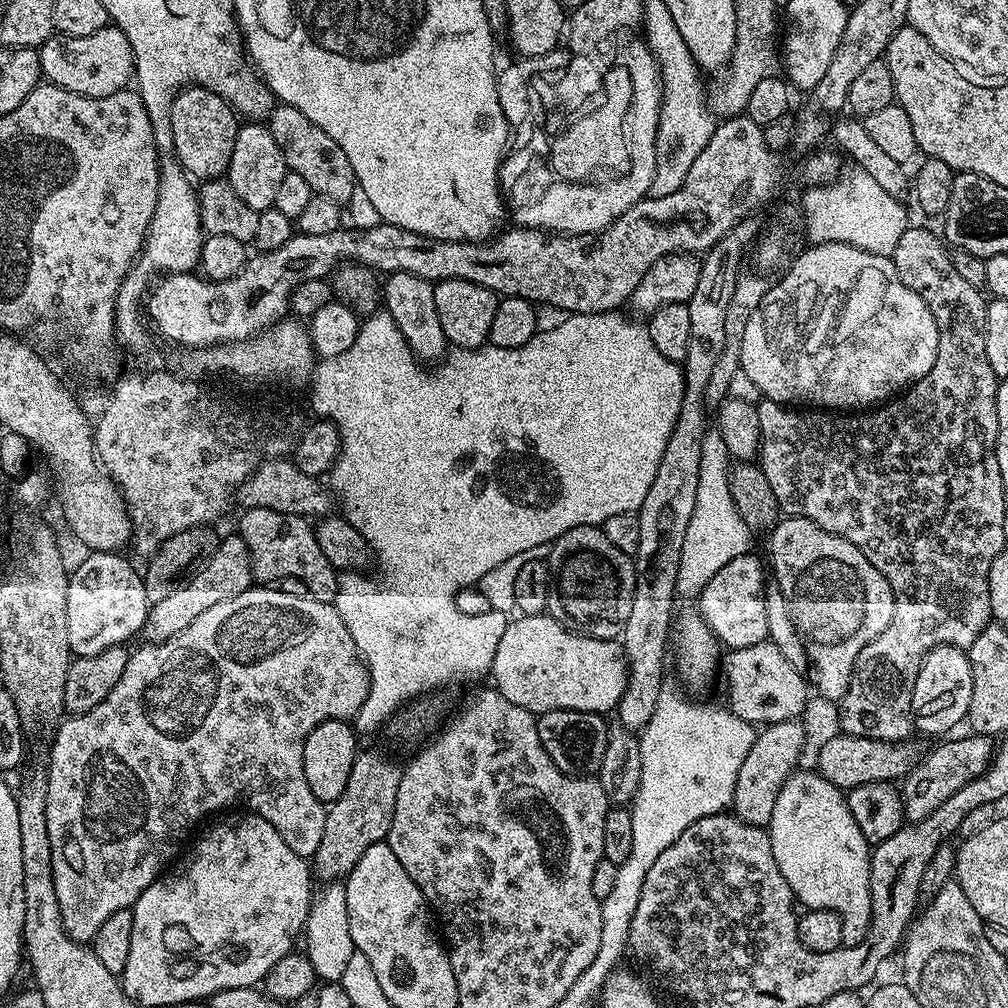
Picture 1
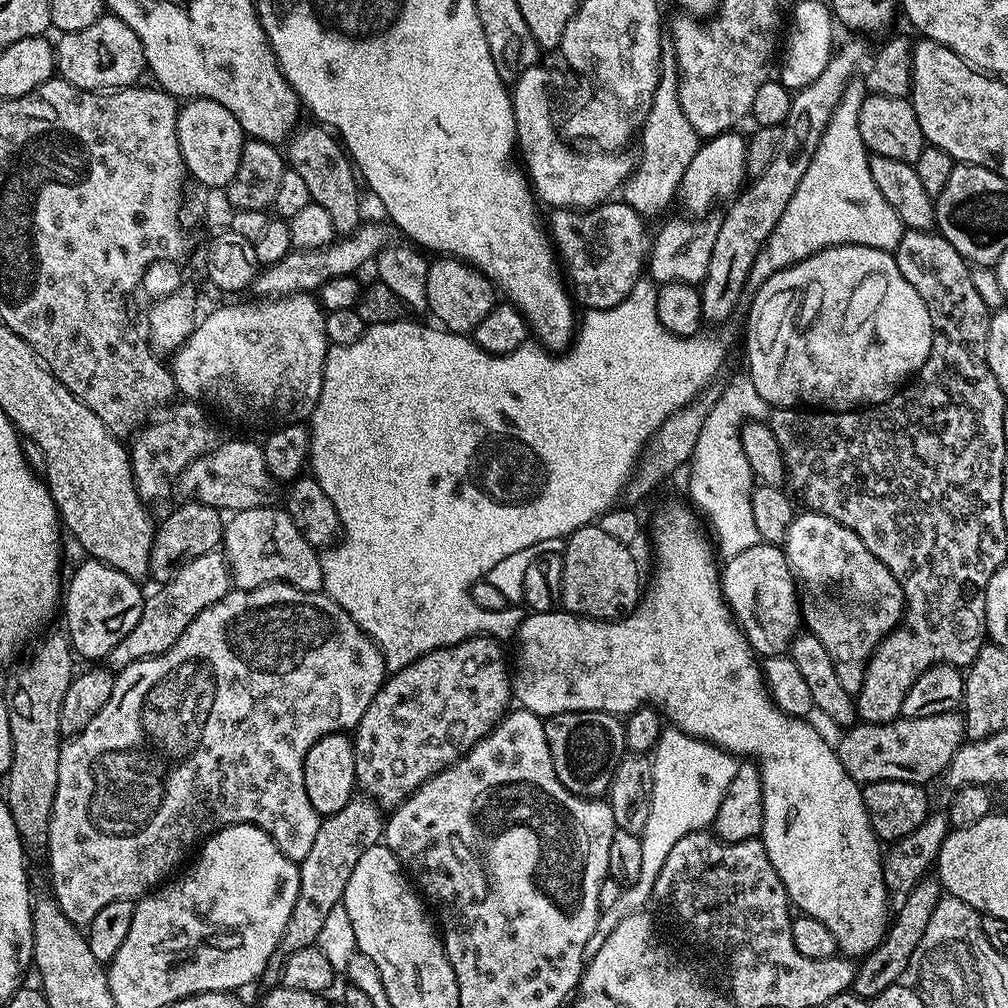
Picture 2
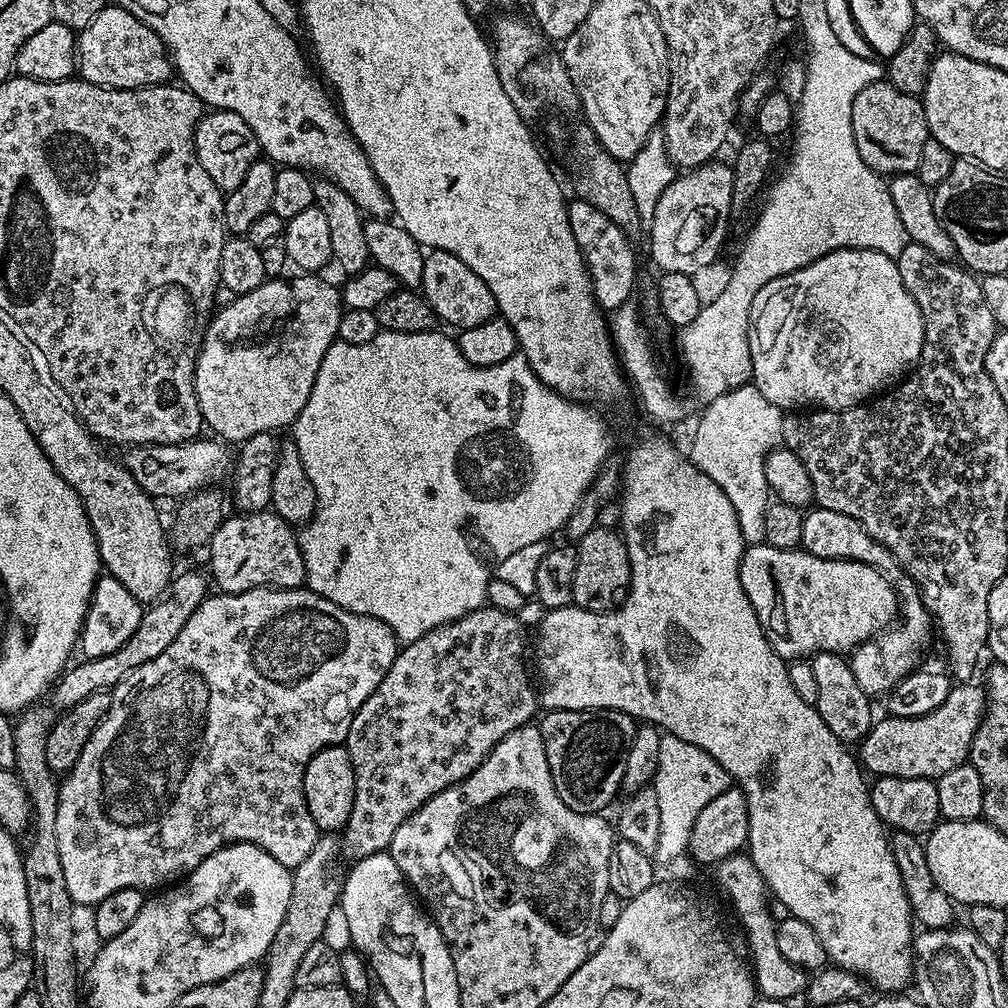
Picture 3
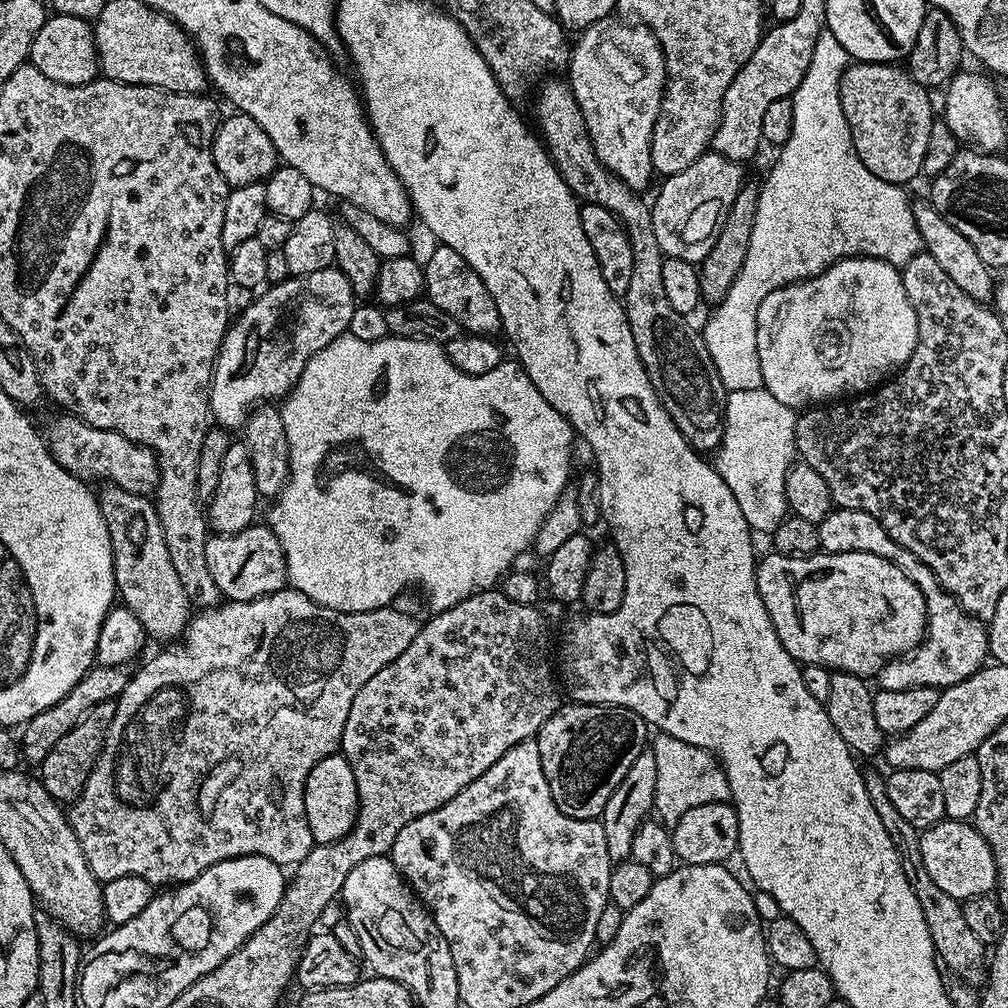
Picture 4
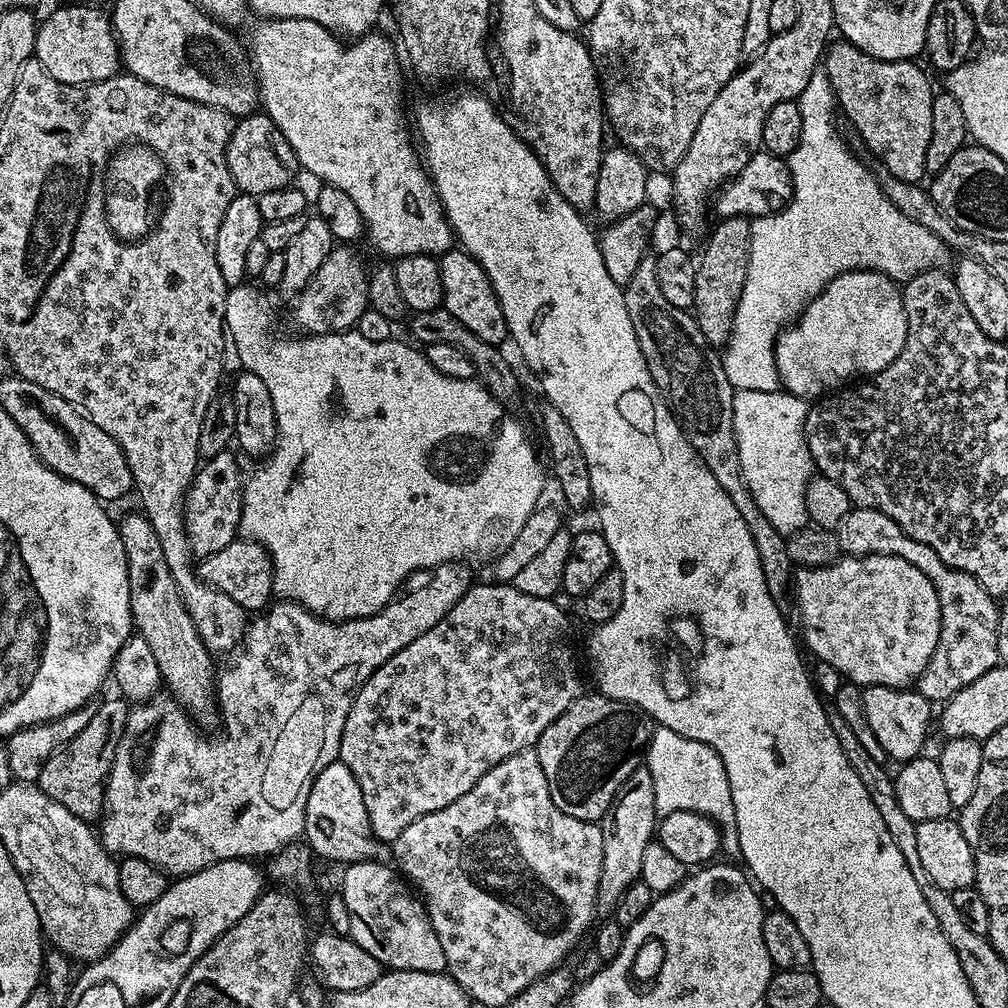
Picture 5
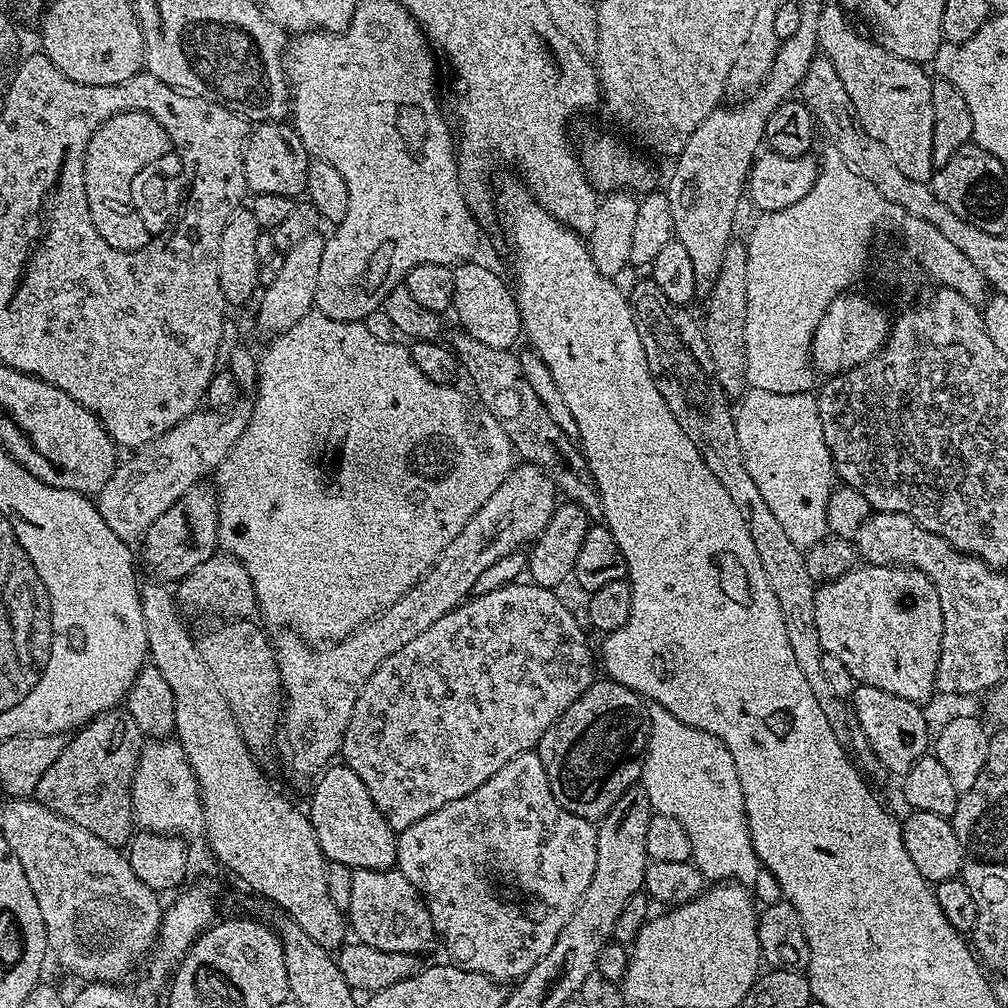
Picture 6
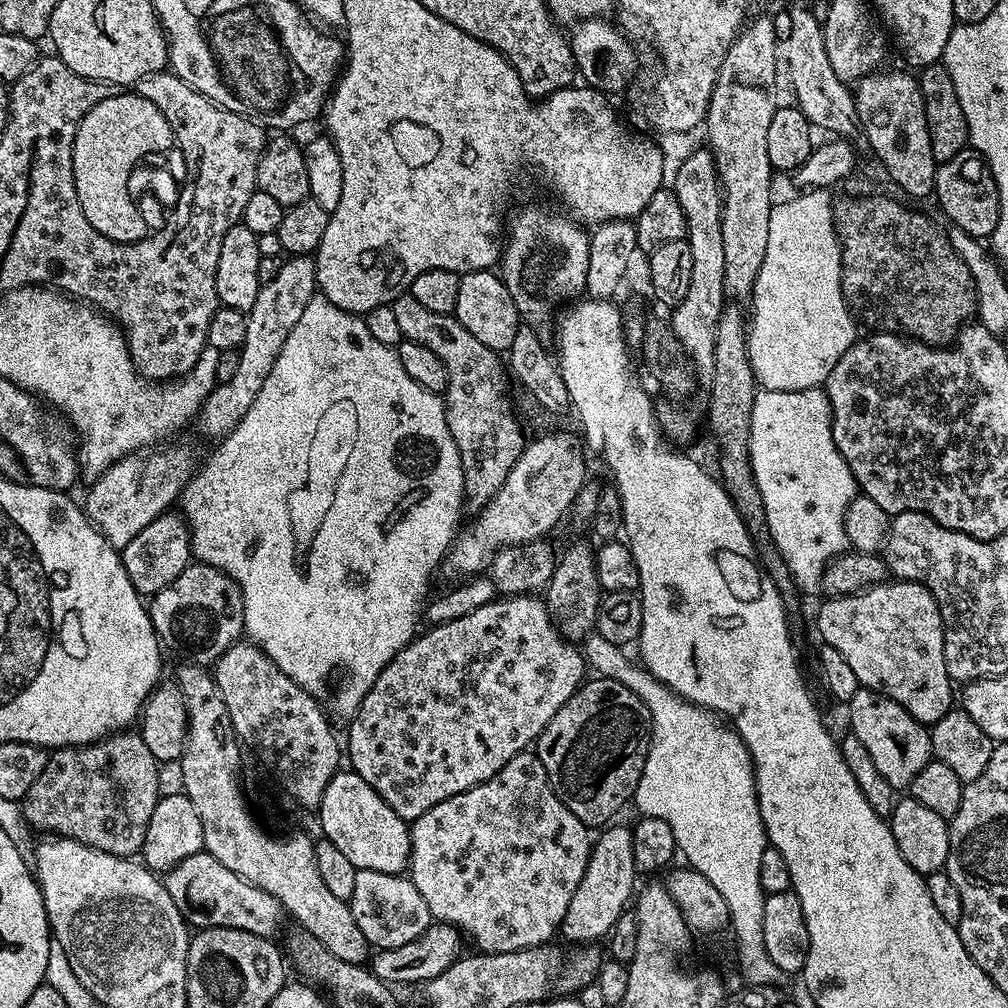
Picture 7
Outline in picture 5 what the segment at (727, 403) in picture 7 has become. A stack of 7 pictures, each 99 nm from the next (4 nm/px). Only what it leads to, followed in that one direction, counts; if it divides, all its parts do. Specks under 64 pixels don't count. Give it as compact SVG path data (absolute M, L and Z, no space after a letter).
M726 216L719 223L709 234L704 253L698 256L692 303L696 325L698 330L702 330L702 338L706 338L706 342L717 350L723 349L732 336L738 298L742 298L742 286L746 282L752 237L752 220L747 216Z

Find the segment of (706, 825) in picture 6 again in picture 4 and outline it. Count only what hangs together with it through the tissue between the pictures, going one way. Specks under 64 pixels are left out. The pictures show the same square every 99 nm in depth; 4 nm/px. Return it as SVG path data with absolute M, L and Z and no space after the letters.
M657 735L650 747L658 762L658 786L654 812L657 817L675 818L686 814L688 808L706 806L710 802L725 802L730 797L728 779L719 760L711 752L673 736Z

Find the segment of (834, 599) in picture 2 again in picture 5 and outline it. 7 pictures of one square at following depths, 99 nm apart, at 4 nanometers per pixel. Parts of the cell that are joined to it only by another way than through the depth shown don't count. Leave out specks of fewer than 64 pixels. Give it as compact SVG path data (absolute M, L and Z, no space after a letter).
M853 507L852 511L846 514L846 518L842 518L840 527L835 529L835 534L837 542L840 543L841 553L849 556L906 558L906 562L918 566L918 570L922 570L922 574L926 574L926 578L930 578L940 603L940 641L930 658L927 670L916 681L915 691L921 692L927 700L947 702L955 692L970 686L970 682L974 682L974 678L982 678L982 674L986 674L991 668L1000 664L1000 655L996 645L996 635L1000 625L1000 610L994 597L970 574L946 566L946 562L942 562L942 558L938 558L938 554L934 554L934 550L930 550L930 546L910 538L910 534L906 534L906 530L902 530L902 526L898 526L898 522L894 522L894 518L881 512L875 512L872 508Z

